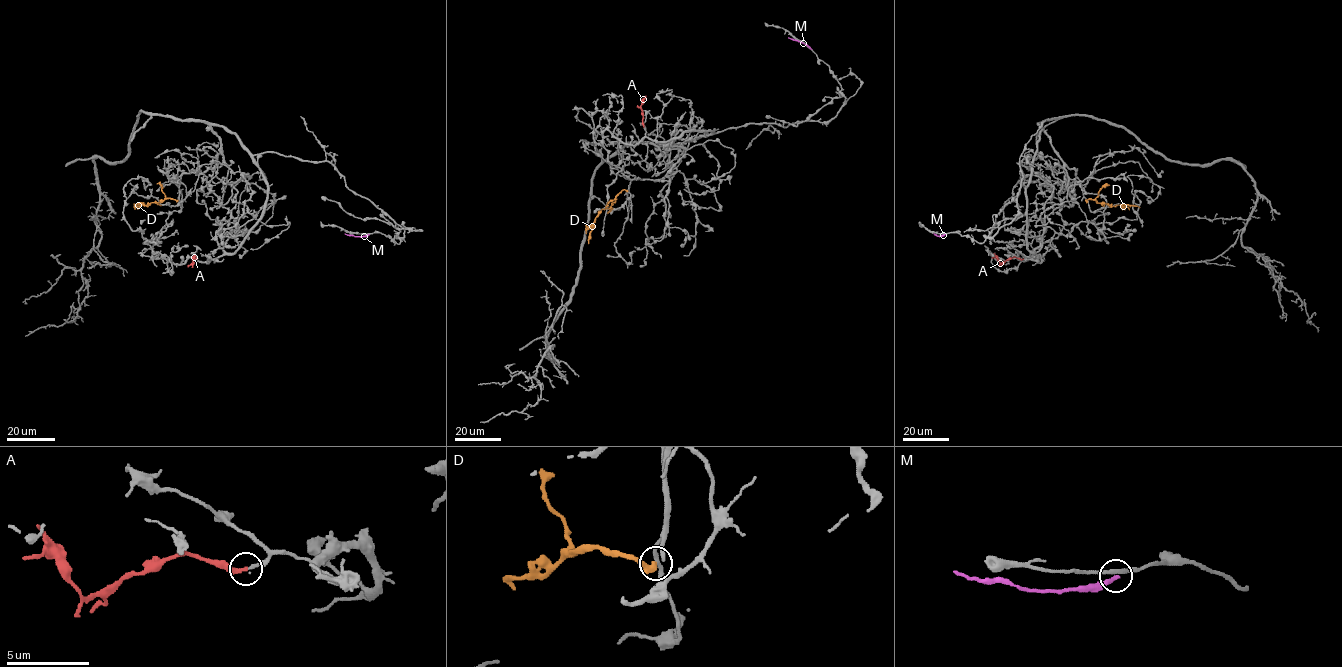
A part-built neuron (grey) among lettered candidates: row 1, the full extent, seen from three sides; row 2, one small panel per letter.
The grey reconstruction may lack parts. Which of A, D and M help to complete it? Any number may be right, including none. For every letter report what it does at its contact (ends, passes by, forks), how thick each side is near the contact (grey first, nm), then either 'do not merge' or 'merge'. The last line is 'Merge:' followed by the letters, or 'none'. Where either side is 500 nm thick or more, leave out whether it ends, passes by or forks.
A: it ends there; 160 nm thick on the grey side, 280 nm on the other; merge
D: it ends there; 240 nm thick on the grey side, 440 nm on the other; do not merge
M: it ends there; 240 nm thick on the grey side, 280 nm on the other; do not merge
Merge: A

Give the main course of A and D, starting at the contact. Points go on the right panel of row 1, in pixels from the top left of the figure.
A: (1023, 259), (1012, 257), (1000, 263), (994, 253)
D: (1087, 201), (1094, 199), (1098, 203), (1139, 207)

